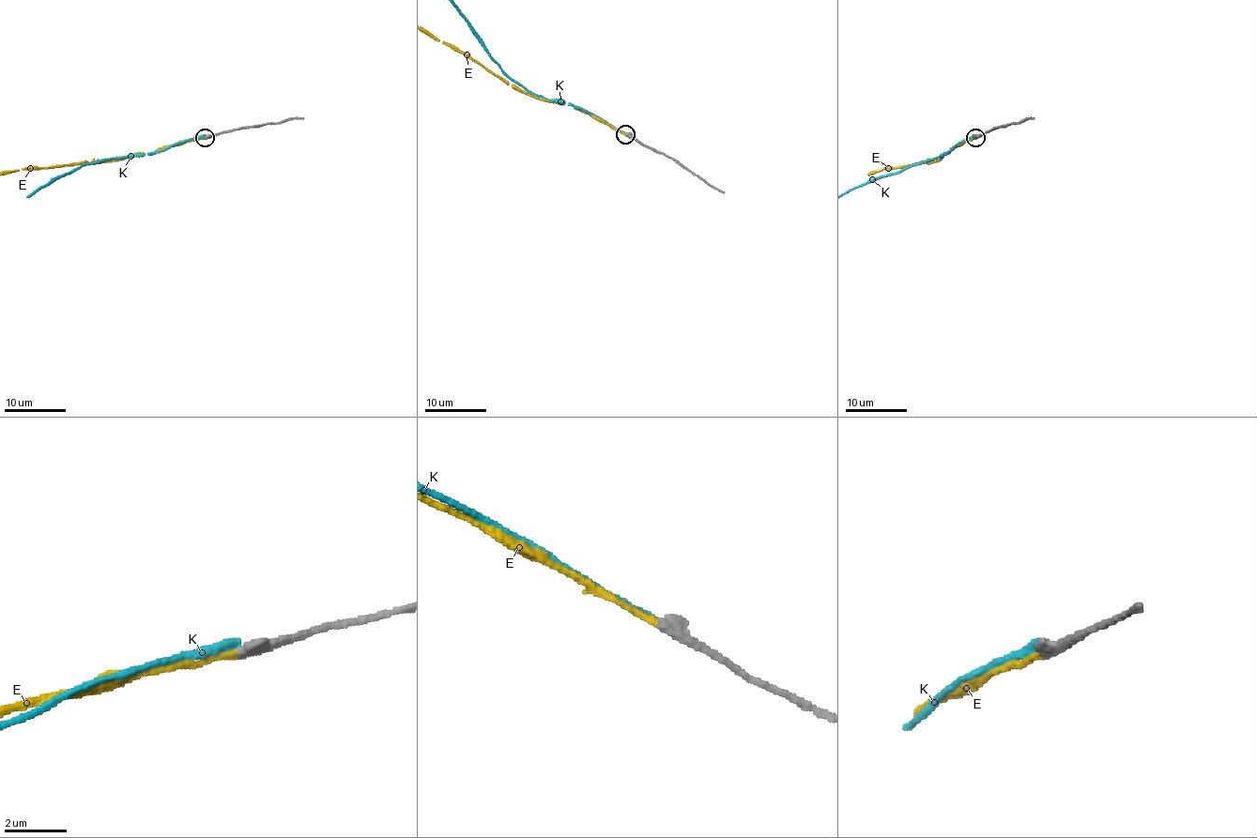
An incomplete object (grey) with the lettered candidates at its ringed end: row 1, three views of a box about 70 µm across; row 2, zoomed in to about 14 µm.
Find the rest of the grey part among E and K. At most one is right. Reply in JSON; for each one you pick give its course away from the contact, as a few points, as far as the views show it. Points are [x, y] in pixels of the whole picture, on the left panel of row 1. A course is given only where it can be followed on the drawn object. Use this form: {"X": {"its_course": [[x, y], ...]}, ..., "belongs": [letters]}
{"belongs": ["E"]}

